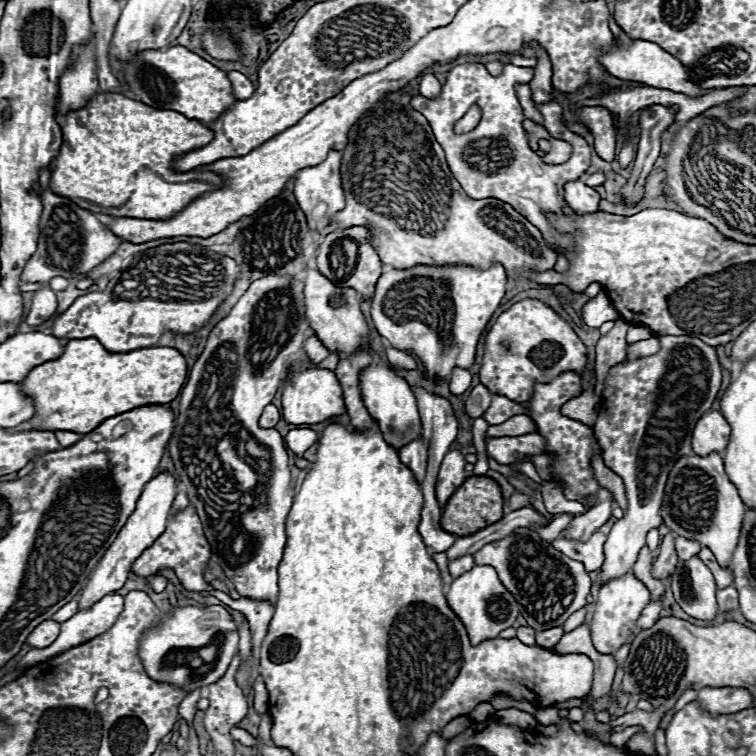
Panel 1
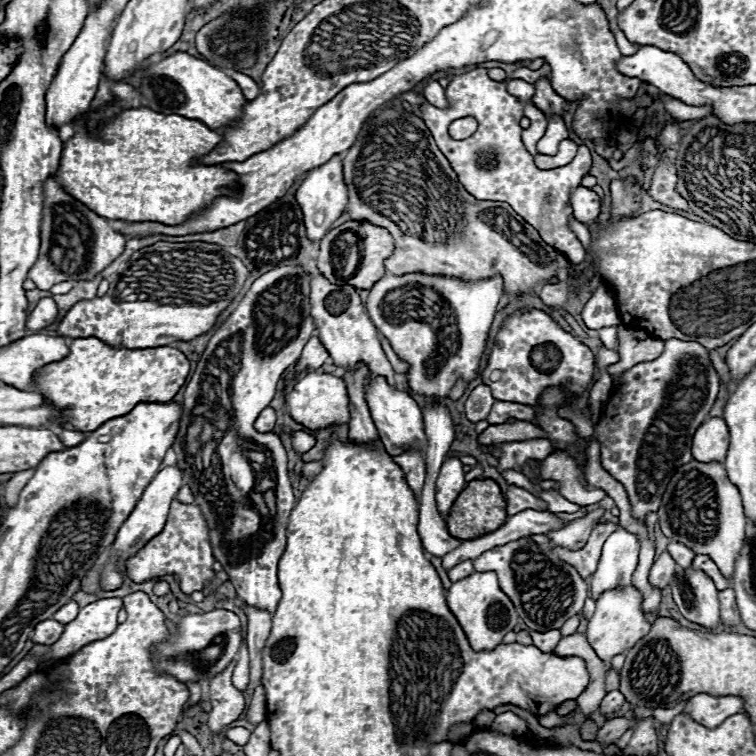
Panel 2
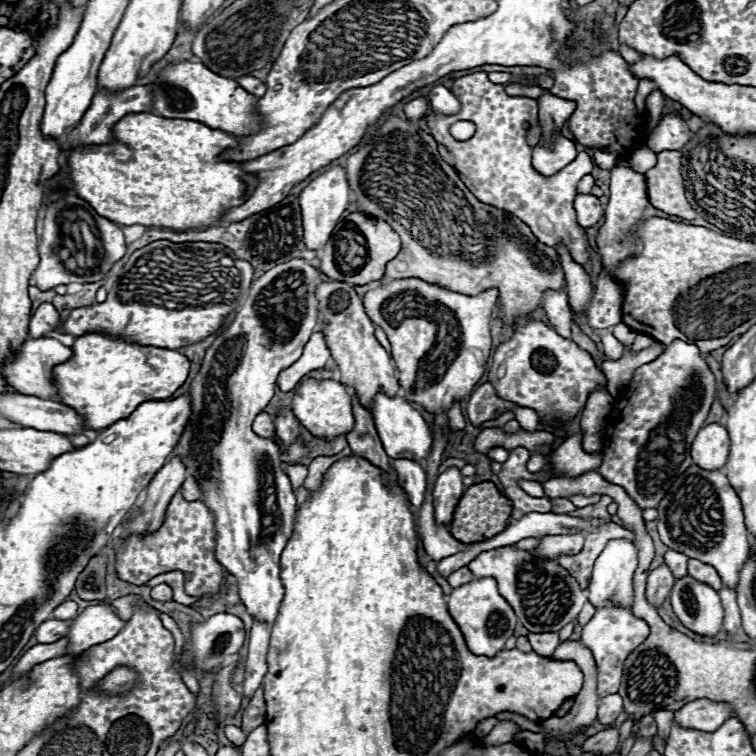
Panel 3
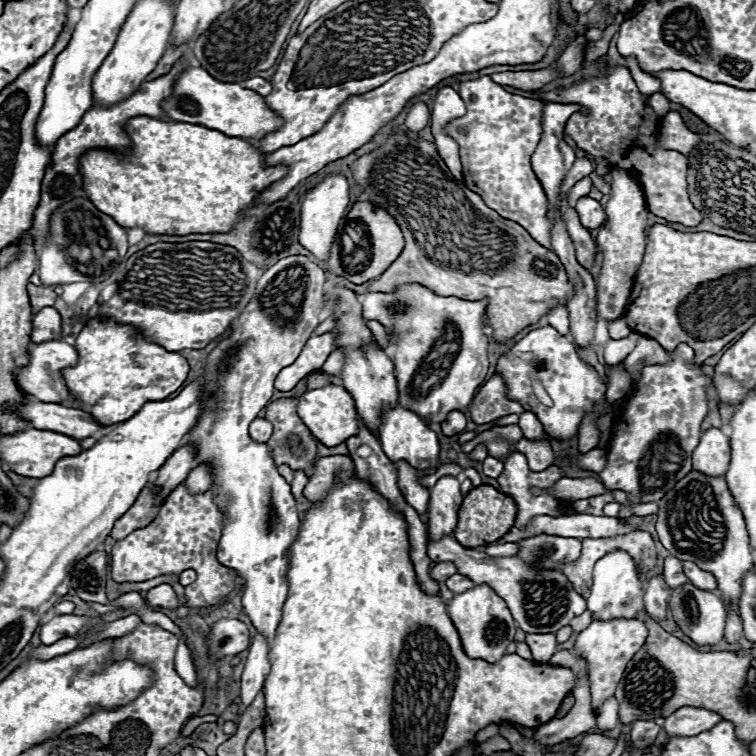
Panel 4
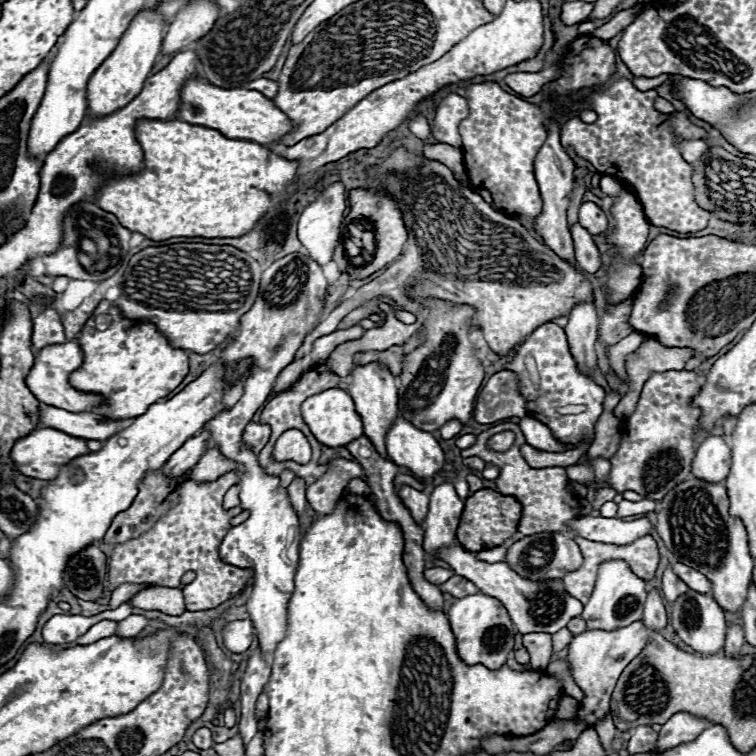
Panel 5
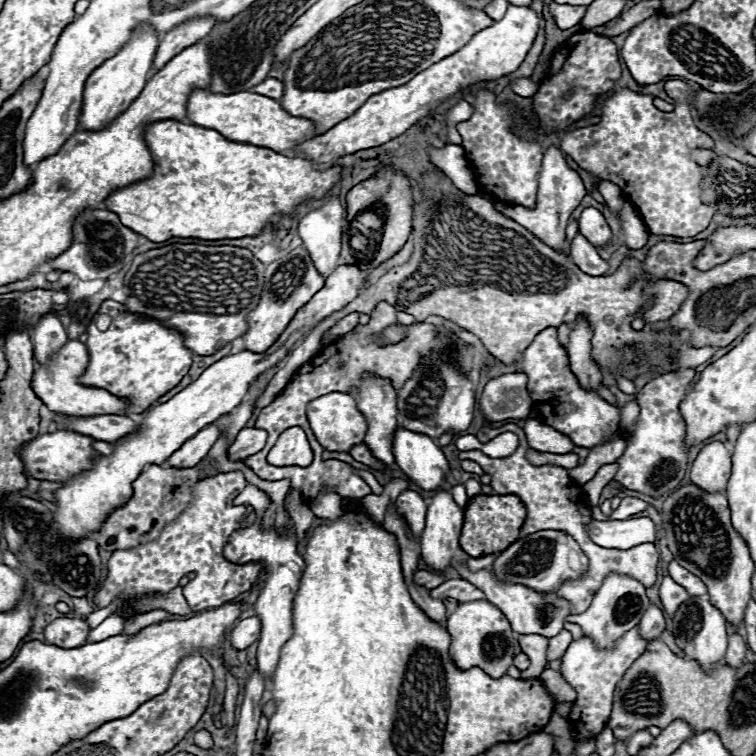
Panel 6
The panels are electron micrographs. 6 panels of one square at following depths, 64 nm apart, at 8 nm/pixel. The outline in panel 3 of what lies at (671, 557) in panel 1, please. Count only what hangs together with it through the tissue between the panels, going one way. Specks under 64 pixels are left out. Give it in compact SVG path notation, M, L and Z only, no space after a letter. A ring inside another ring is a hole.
M662 564L660 568L652 570L648 576L648 586L646 586L646 600L654 606L654 608L662 608L664 600L670 596L670 590L674 586L674 578L668 570L666 564Z

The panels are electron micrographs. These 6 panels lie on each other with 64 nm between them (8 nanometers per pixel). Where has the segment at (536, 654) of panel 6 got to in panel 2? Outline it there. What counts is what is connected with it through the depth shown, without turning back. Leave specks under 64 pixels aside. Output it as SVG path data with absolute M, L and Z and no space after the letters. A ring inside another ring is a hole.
M550 630L550 632L530 632L532 636L532 642L534 646L540 650L540 652L552 652L556 648L556 644L560 642L560 630Z

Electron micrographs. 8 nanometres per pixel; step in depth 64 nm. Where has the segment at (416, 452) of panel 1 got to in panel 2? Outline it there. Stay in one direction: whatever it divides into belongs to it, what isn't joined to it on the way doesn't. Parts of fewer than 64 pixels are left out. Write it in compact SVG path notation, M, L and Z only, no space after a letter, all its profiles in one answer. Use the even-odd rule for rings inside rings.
M408 450L400 456L396 456L394 462L402 468L406 482L408 482L410 490L414 492L414 496L418 500L420 492L422 492L422 486L424 486L424 476L426 476L426 466L424 466L422 454L416 452L416 450Z

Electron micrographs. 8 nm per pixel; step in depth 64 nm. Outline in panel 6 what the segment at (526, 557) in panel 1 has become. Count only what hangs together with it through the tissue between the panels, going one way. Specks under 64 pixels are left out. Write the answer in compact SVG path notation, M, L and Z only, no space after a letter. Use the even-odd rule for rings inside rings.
M456 560L454 568L460 572L462 578L466 578L468 582L474 582L474 586L478 586L498 610L502 610L502 614L512 624L514 632L540 634L544 638L554 638L556 634L560 634L564 630L564 622L570 616L570 604L562 602L562 598L558 598L556 594L538 594L534 590L526 590L526 586L510 586L510 584L494 578L492 570L488 570L488 568L480 570L480 572L470 572L466 566L462 566L462 560Z

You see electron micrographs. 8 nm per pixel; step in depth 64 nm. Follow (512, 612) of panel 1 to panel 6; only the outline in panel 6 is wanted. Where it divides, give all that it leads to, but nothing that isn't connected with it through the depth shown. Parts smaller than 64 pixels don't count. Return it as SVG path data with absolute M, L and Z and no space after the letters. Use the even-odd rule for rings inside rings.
M488 600L466 602L456 608L456 612L448 618L446 626L450 634L450 658L458 670L482 668L490 678L502 678L512 666L512 646L514 646L514 630L506 616Z

